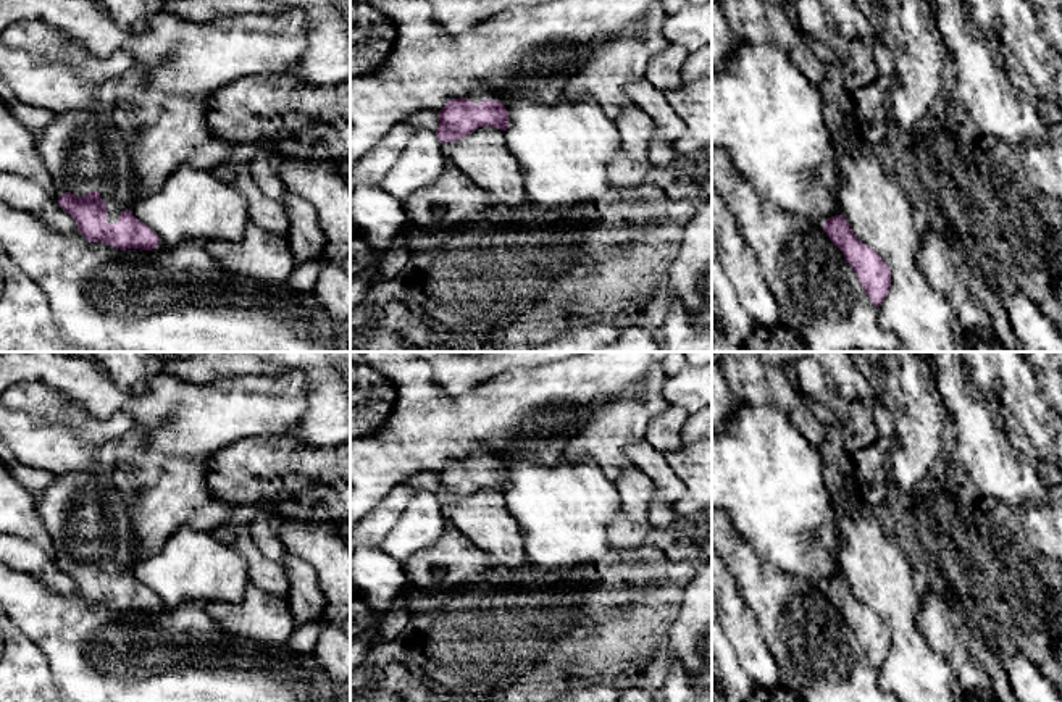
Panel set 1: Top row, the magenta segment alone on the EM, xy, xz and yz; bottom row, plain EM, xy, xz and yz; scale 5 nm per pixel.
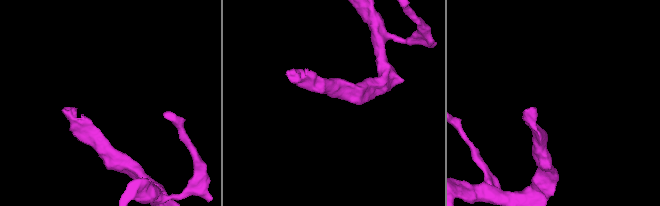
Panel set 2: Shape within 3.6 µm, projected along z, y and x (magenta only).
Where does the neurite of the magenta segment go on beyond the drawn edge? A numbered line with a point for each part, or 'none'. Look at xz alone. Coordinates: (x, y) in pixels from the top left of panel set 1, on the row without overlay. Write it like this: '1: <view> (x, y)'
1: xz (478, 454)

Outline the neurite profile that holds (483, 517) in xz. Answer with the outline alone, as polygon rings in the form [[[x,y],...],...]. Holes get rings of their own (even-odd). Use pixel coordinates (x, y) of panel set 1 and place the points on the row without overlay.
[[[483,487],[455,504],[442,504],[441,512],[449,524],[491,554],[495,565],[526,565],[525,529],[510,515],[504,492]]]

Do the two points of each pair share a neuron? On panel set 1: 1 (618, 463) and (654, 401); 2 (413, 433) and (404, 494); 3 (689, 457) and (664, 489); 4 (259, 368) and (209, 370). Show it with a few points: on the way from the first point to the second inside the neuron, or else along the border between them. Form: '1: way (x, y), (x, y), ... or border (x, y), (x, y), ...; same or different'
1: way (618, 447), (618, 436), (638, 417); same
2: border (405, 481), (394, 486), (375, 505); different
3: border (664, 454), (685, 486), (685, 493), (672, 504); different
4: way (246, 368), (221, 368); same

